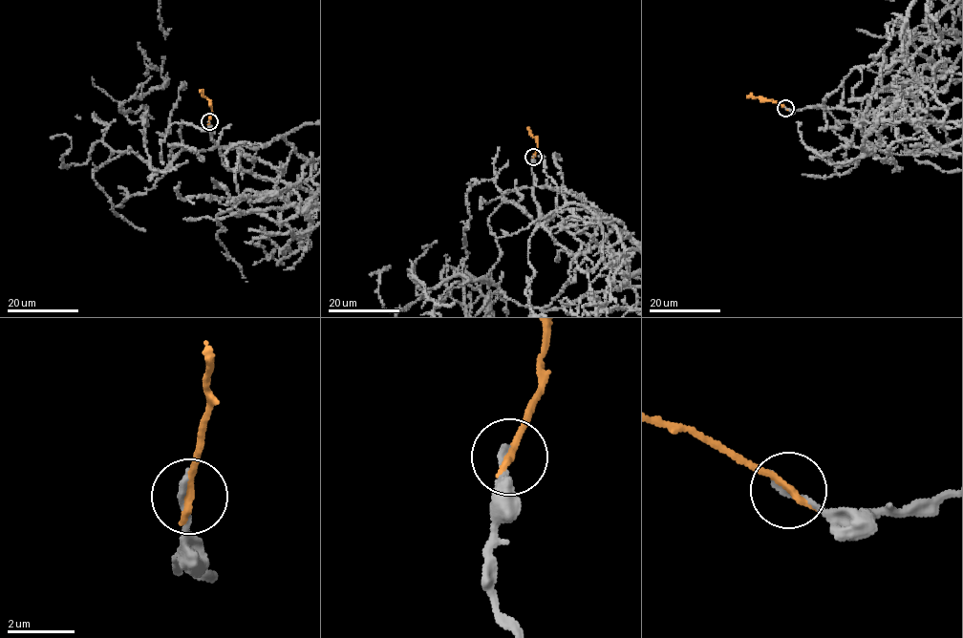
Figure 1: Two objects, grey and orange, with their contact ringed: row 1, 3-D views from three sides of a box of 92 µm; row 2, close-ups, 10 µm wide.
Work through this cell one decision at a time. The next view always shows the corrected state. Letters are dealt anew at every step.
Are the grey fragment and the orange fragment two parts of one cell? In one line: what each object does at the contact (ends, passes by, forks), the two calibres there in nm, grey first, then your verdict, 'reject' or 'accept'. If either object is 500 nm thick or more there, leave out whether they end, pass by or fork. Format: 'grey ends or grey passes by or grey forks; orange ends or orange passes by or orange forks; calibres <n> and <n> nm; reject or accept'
grey ends; orange ends; calibres 200 and 260 nm; reject

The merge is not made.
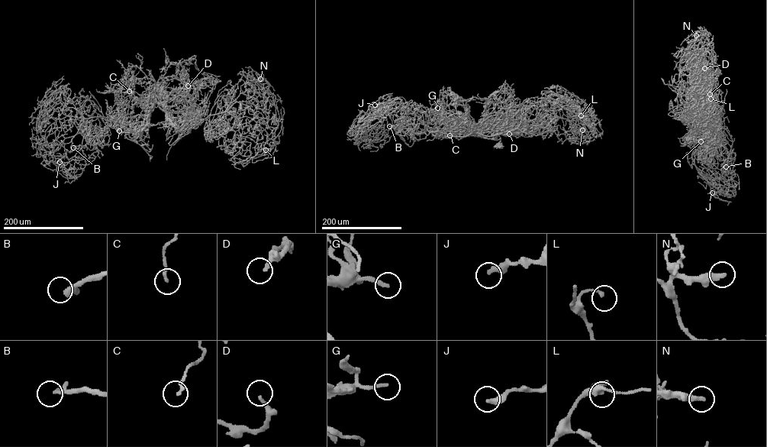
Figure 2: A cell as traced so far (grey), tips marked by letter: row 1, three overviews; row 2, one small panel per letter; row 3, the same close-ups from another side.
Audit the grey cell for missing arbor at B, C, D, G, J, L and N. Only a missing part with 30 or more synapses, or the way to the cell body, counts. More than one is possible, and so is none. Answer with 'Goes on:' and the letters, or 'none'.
Goes on: B, D, G

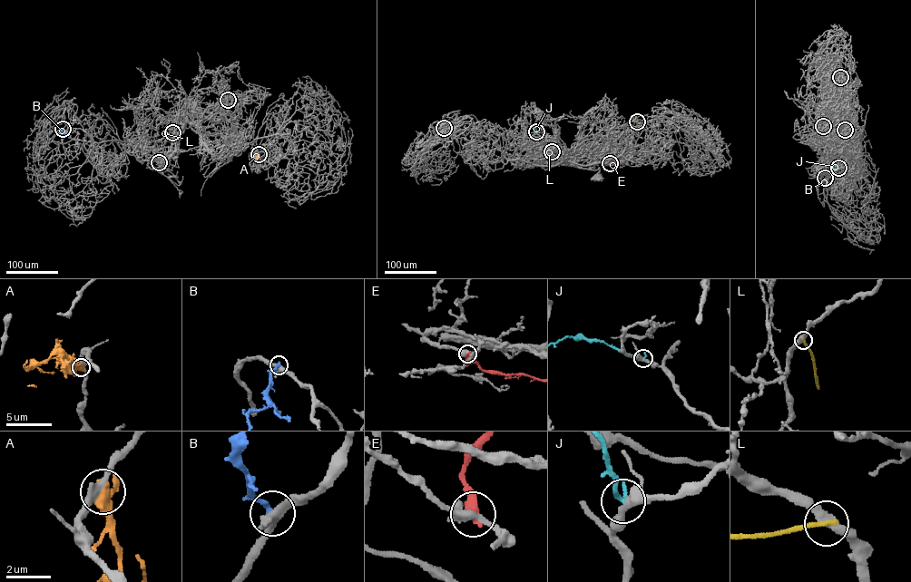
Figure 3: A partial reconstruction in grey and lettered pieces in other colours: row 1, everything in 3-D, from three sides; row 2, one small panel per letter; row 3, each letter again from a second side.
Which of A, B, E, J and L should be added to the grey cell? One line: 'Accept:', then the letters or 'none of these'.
Accept: none of these

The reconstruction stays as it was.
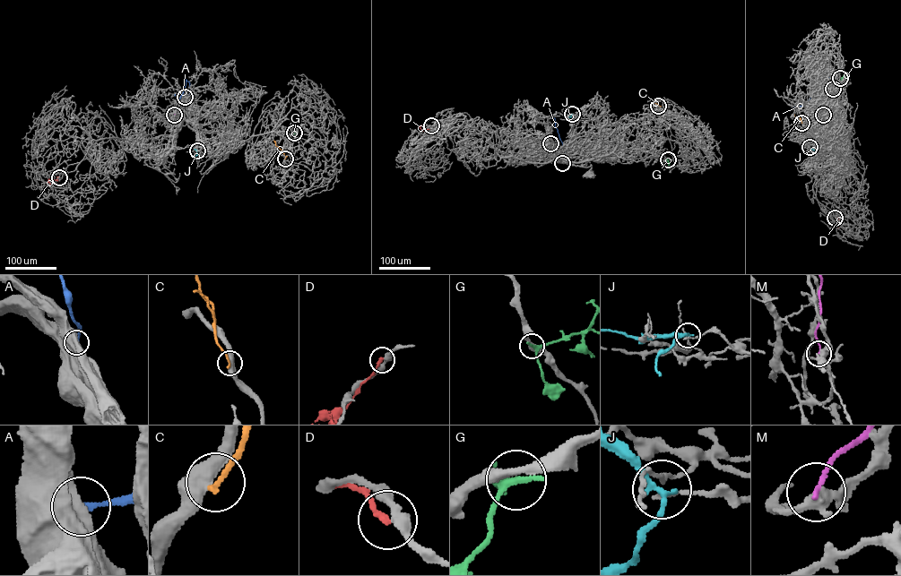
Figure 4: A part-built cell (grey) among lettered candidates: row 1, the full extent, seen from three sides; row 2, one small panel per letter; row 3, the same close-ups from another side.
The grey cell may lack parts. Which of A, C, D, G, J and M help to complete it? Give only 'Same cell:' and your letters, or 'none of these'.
Same cell: none of these

